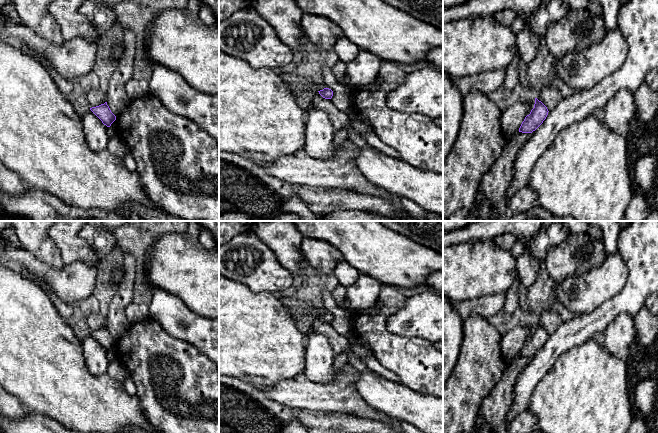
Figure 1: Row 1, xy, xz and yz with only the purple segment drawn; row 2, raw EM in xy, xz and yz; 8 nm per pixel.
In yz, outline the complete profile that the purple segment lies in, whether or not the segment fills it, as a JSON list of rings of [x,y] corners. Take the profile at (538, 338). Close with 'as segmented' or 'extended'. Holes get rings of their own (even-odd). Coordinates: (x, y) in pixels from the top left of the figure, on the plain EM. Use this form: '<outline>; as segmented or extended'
[[[535,322],[534,332],[531,334],[530,338],[525,341],[519,352],[519,356],[532,357],[535,355],[546,343],[548,336],[547,331]]]; as segmented

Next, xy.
[[[107,326],[96,331],[90,332],[90,334],[102,345],[104,349],[110,351],[116,344],[116,340],[111,336]]]; as segmented

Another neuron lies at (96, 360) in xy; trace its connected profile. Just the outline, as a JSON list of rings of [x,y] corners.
[[[88,331],[81,335],[81,339],[83,356],[88,371],[97,376],[107,374],[110,363],[107,357],[108,351]]]

